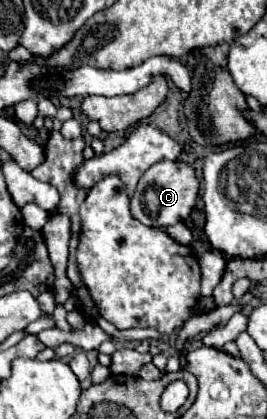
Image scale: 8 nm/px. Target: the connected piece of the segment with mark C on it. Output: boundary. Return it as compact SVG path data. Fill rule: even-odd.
M175 160L175 162L157 162L149 170L143 172L139 178L135 196L131 200L131 212L137 220L141 220L147 226L173 226L189 216L197 202L199 194L199 180L195 168L189 164Z

